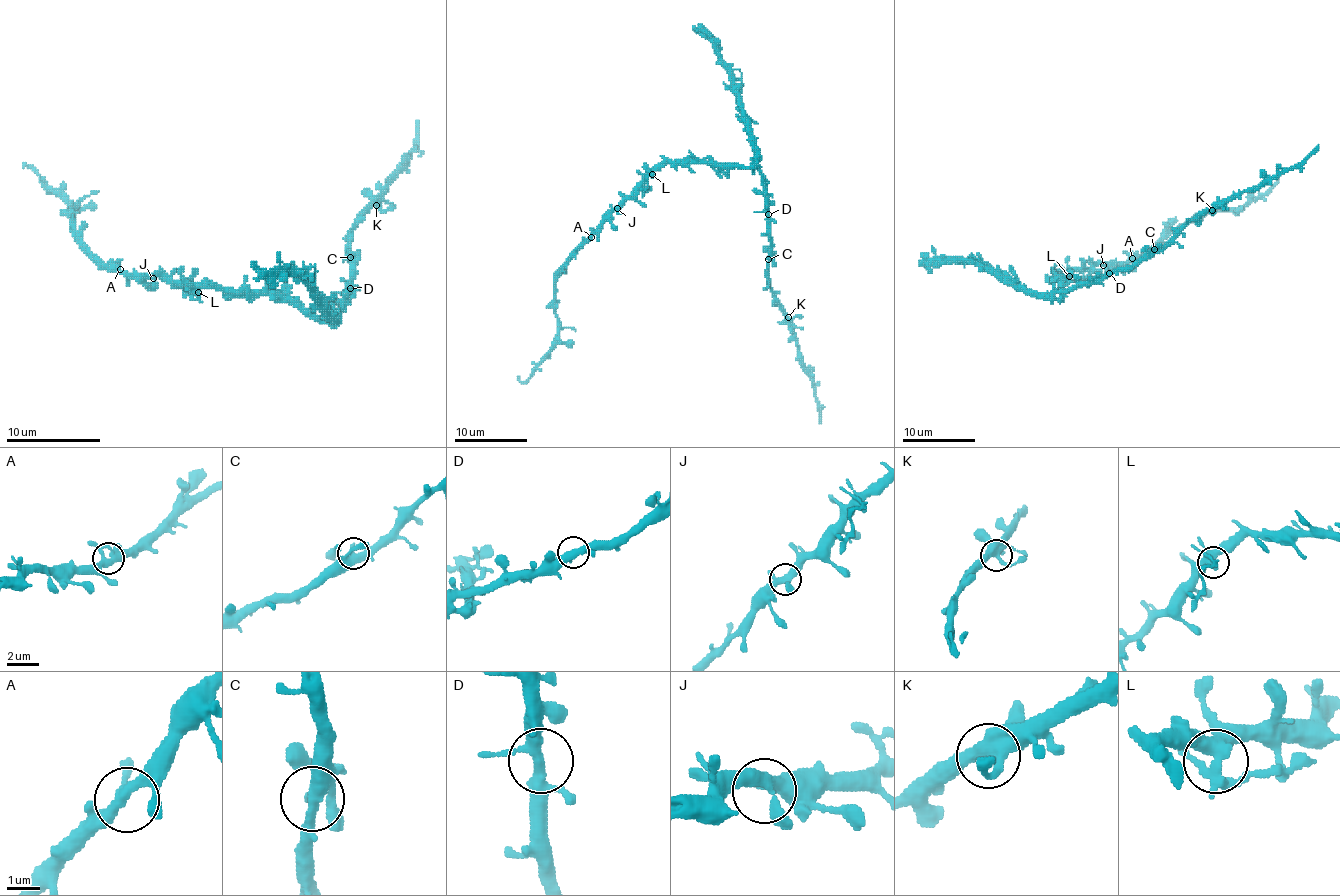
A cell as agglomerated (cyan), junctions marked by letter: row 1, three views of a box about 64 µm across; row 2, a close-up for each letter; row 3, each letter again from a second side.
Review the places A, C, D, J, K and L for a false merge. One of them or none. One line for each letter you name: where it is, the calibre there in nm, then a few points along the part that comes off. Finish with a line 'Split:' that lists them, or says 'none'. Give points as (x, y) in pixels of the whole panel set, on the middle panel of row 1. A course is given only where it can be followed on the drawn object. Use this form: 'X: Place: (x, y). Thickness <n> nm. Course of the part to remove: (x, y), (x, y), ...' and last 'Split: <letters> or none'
L: Place: (652, 174). Thickness 380 nm. Course of the part to remove: (651, 174), (642, 197)
Split: L

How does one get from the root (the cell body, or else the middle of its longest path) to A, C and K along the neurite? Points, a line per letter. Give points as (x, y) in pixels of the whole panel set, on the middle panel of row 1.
A: (720, 165), (662, 163), (591, 237)
C: (720, 165), (741, 165), (759, 172), (770, 241), (768, 259)
K: (720, 165), (756, 168), (761, 176), (767, 233), (770, 241), (768, 288), (788, 317)

